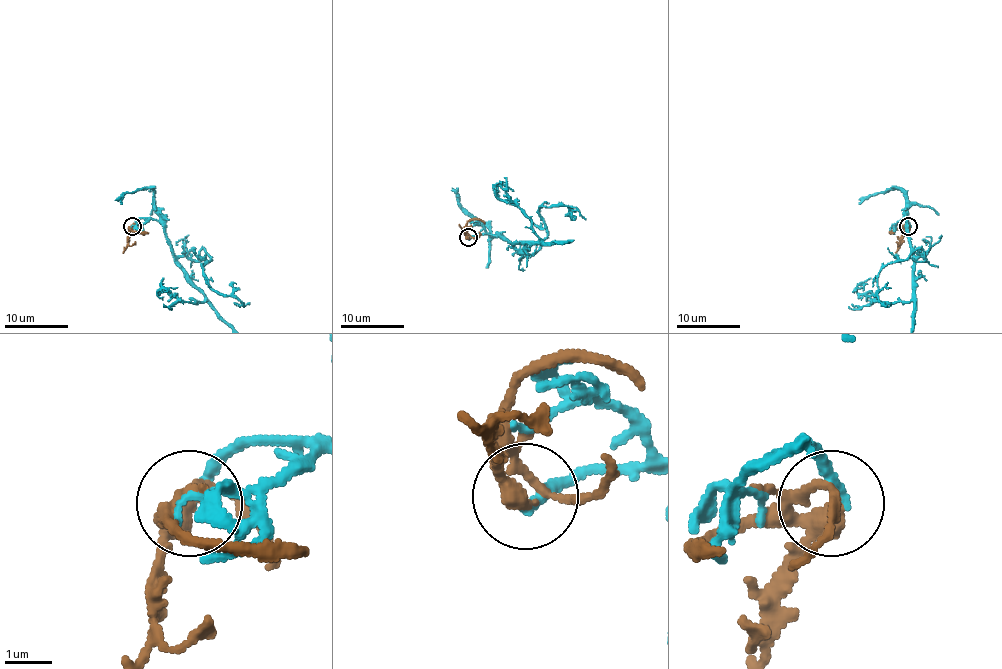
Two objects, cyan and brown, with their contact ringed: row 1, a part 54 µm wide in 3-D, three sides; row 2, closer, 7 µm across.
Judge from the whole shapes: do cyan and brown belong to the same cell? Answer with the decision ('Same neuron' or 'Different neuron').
Different neuron

